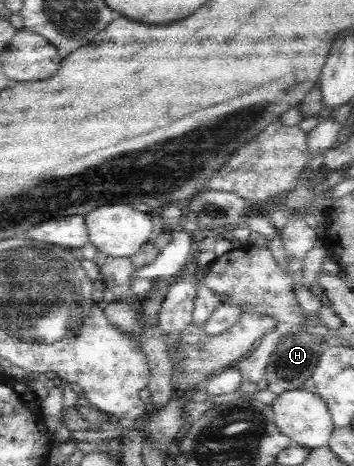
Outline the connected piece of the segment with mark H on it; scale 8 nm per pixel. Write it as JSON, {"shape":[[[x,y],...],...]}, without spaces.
{"shape":[[[305,329],[282,335],[270,355],[270,360],[267,362],[267,369],[265,370],[264,379],[268,382],[270,392],[278,396],[289,390],[303,388],[304,381],[308,381],[314,375],[314,371],[316,371],[316,367],[320,363],[320,355],[328,347],[328,344],[324,341],[324,336],[310,333]]]}

